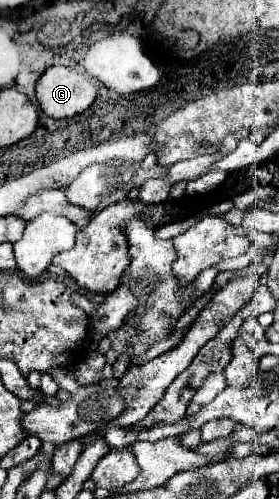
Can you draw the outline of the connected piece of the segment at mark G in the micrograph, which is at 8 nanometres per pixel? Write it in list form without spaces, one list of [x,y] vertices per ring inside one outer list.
[[[48,67],[36,83],[36,99],[42,111],[54,119],[66,119],[86,111],[96,97],[96,81],[70,67]]]

